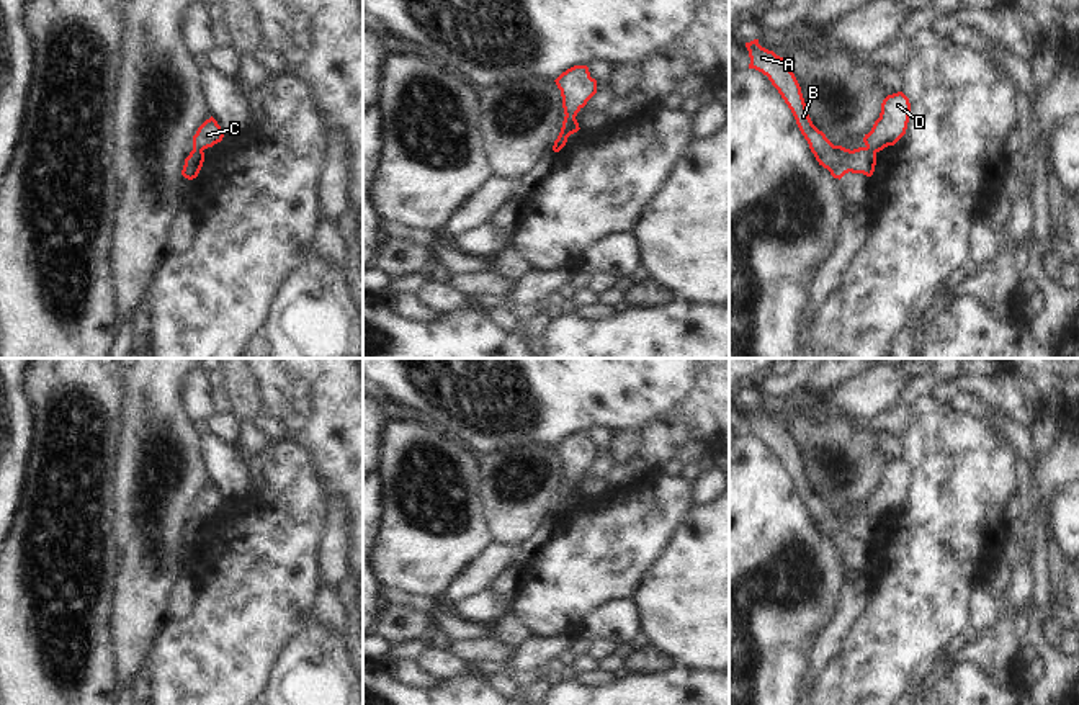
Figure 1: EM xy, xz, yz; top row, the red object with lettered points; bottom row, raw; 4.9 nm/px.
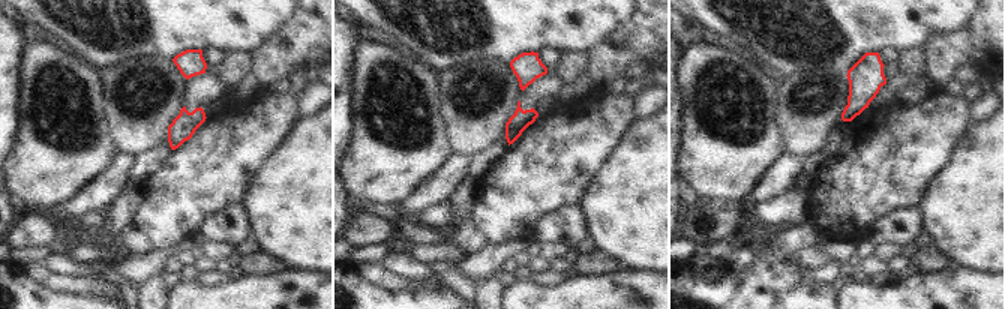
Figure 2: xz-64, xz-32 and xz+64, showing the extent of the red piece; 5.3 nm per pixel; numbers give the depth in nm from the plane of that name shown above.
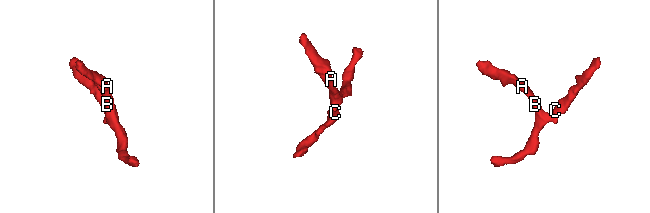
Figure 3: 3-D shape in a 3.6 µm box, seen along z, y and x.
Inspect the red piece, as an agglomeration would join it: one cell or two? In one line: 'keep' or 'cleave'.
cleave

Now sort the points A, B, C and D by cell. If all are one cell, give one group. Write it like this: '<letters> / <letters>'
A B / C D

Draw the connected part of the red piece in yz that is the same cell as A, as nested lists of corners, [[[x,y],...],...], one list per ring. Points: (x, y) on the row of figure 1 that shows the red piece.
[[[759,39],[745,43],[745,47],[750,57],[749,69],[755,69],[767,75],[778,90],[819,165],[827,168],[831,175],[839,180],[848,172],[871,177],[876,165],[876,152],[870,147],[850,150],[842,146],[834,146],[826,134],[813,124],[801,87],[786,61],[773,51],[762,47]]]

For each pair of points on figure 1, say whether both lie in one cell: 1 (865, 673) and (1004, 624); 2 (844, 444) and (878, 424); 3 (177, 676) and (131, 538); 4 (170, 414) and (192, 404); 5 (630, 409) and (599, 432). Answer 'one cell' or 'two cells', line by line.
1: two cells
2: two cells
3: two cells
4: two cells
5: two cells

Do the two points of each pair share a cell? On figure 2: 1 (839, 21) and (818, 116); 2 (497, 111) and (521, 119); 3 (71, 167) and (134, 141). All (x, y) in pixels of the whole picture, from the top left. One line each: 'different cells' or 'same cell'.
1: different cells
2: different cells
3: different cells

